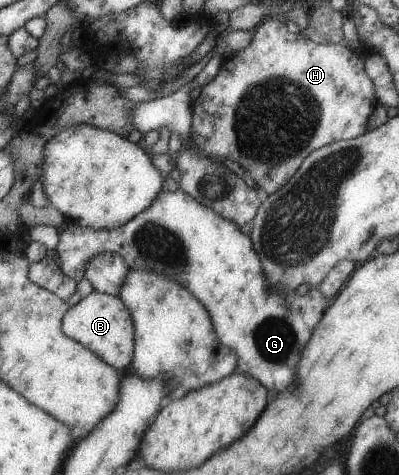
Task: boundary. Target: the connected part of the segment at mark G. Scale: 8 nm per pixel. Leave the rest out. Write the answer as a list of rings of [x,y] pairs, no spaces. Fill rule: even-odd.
[[[178,187],[174,192],[160,189],[152,204],[140,214],[130,218],[120,228],[90,229],[69,223],[59,232],[59,240],[53,256],[59,264],[60,271],[76,283],[84,276],[84,265],[102,252],[118,254],[130,270],[148,270],[176,282],[188,290],[208,312],[216,337],[222,346],[230,348],[236,354],[235,369],[250,376],[266,391],[280,392],[294,384],[294,366],[300,360],[304,346],[308,344],[318,320],[328,308],[326,296],[318,286],[305,286],[294,292],[282,294],[270,289],[270,284],[260,270],[260,262],[254,256],[252,242],[240,232],[239,227],[230,220],[225,220],[202,204],[198,204]]]

